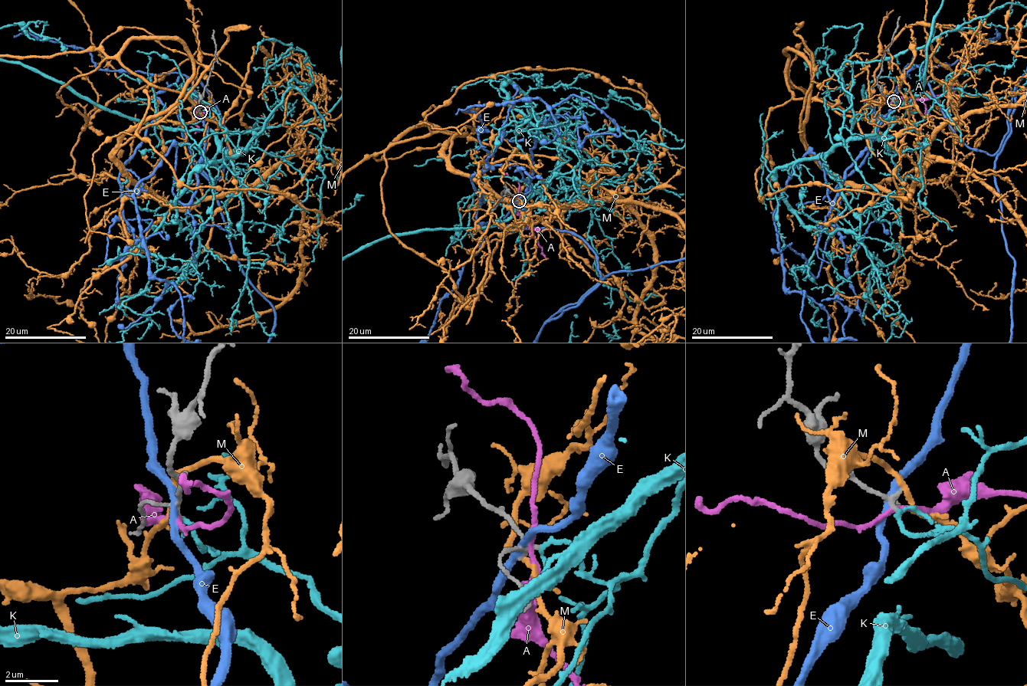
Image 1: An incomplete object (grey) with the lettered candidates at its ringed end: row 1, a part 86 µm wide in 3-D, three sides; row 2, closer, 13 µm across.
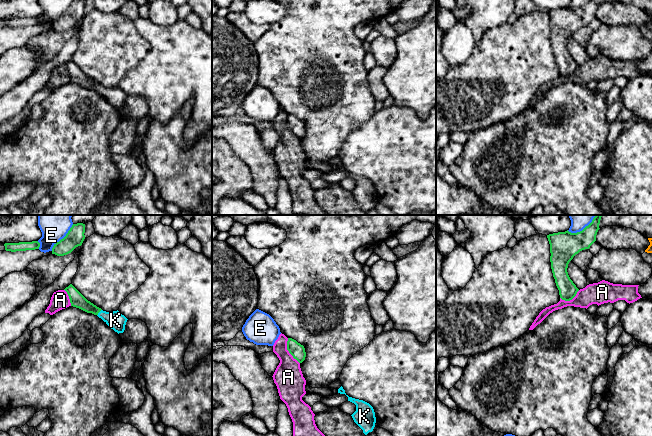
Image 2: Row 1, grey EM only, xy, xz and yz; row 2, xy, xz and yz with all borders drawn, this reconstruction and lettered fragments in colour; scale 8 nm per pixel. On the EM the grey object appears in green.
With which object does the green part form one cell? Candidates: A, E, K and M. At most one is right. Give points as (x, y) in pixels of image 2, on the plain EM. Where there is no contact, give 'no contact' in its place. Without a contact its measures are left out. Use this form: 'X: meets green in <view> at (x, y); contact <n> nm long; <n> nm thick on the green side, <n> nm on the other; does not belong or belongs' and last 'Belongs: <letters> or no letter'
A: meets green in xz at (288, 126); contact 220 nm long; 120 nm thick on the green side, 240 nm on the other; does not belong
E: meets green in xy at (63, 14); contact 280 nm long; 140 nm thick on the green side, 160 nm on the other; does not belong
K: meets green in xy at (99, 87); contact 70 nm long; 120 nm thick on the green side, 150 nm on the other; belongs
M: no contact; does not belong
Belongs: K

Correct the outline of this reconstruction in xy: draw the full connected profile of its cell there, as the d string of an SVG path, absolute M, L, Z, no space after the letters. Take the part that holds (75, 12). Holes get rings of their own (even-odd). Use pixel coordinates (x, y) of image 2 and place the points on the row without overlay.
M73 0L66 12L54 20L52 30L64 32L81 22L85 15L85 0Z

